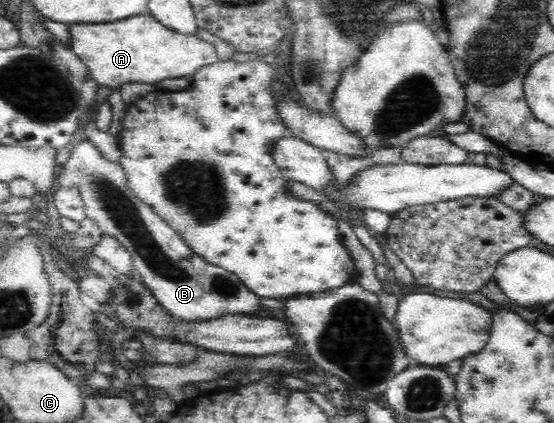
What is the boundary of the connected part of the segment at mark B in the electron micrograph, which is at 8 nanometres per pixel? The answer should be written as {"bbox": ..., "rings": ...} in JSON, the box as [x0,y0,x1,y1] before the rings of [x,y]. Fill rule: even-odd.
{"bbox":[56,137,267,321],"rings":[[[83,137],[81,140],[73,145],[56,181],[61,188],[79,188],[86,217],[96,221],[102,232],[121,242],[130,253],[134,271],[142,275],[149,288],[153,288],[153,296],[165,310],[175,318],[189,321],[223,318],[229,313],[267,313],[261,305],[262,297],[251,291],[237,275],[197,256],[187,242],[153,212],[153,208],[135,198],[126,185],[124,169],[118,160],[105,159],[93,143]]]}

